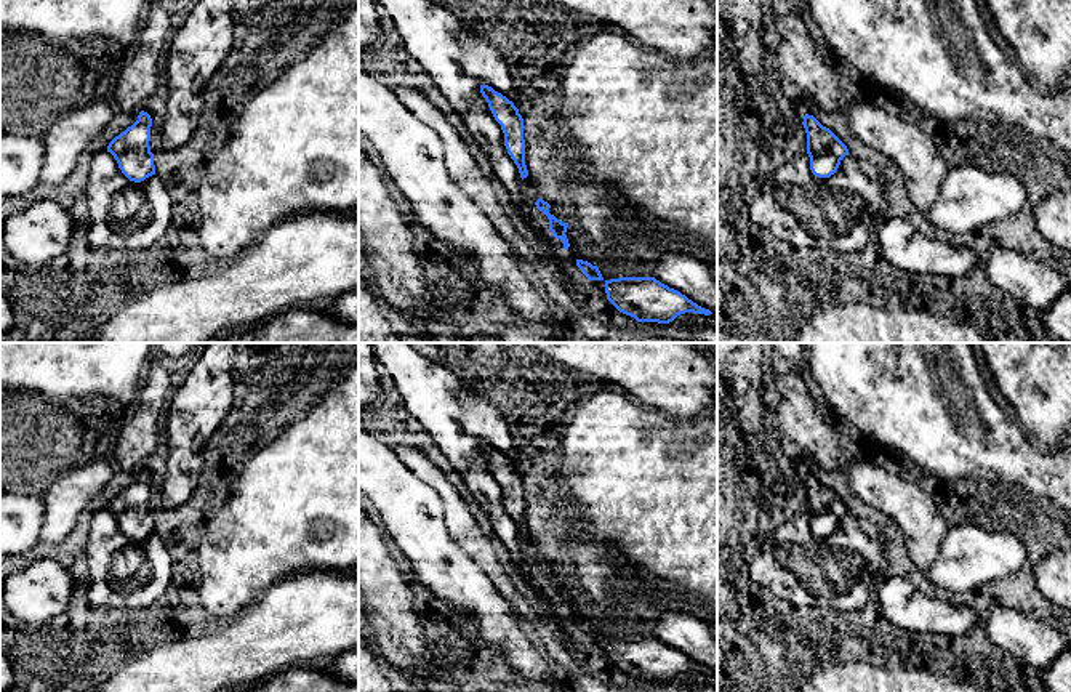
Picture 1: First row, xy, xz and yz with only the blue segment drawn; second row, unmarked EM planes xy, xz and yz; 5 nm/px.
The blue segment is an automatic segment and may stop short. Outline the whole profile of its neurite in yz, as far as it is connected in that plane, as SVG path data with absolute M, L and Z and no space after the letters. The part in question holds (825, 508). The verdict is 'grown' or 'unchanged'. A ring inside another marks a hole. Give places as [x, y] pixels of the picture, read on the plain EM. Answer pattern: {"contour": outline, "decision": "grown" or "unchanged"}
{"contour": "M805 473L802 481L807 492L807 513L810 516L810 529L818 537L829 537L848 514L847 505L813 474Z", "decision": "unchanged"}

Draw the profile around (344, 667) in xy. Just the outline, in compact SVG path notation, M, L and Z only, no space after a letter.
M354 647L331 662L325 663L325 666L341 681L359 684L359 647Z

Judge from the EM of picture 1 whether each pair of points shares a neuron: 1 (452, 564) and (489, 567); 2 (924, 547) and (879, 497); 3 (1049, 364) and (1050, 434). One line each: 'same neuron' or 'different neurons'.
1: different neurons
2: same neuron
3: same neuron

